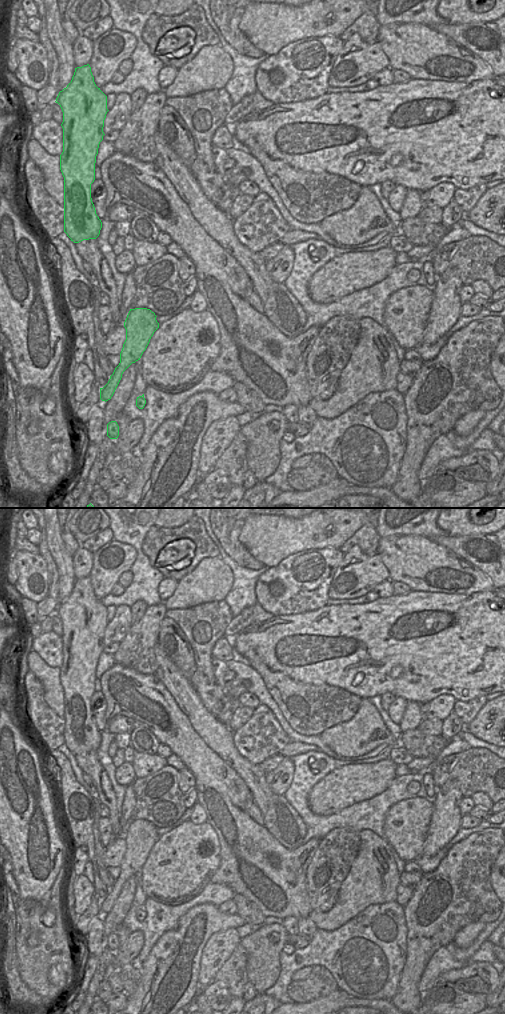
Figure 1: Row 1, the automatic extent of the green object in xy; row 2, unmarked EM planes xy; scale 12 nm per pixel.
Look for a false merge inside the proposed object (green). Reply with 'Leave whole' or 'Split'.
Leave whole

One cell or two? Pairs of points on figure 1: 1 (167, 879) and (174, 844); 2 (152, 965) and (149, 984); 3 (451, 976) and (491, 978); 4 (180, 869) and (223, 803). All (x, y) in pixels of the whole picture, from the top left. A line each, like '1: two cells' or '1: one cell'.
1: one cell
2: one cell
3: one cell
4: two cells

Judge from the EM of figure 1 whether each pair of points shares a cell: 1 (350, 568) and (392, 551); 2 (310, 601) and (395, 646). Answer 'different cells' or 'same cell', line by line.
1: different cells
2: different cells

